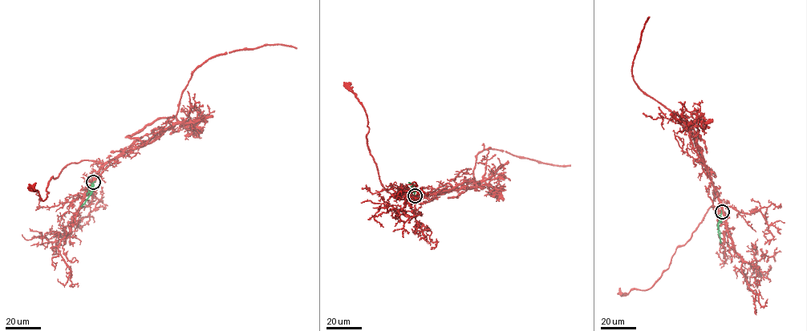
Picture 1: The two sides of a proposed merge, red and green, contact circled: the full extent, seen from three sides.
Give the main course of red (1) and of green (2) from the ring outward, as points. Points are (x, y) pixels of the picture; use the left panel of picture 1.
1: (93, 181), (98, 171), (107, 163), (177, 123), (184, 90), (194, 70), (207, 59), (267, 45), (297, 48)
2: (93, 181), (91, 193), (81, 206)

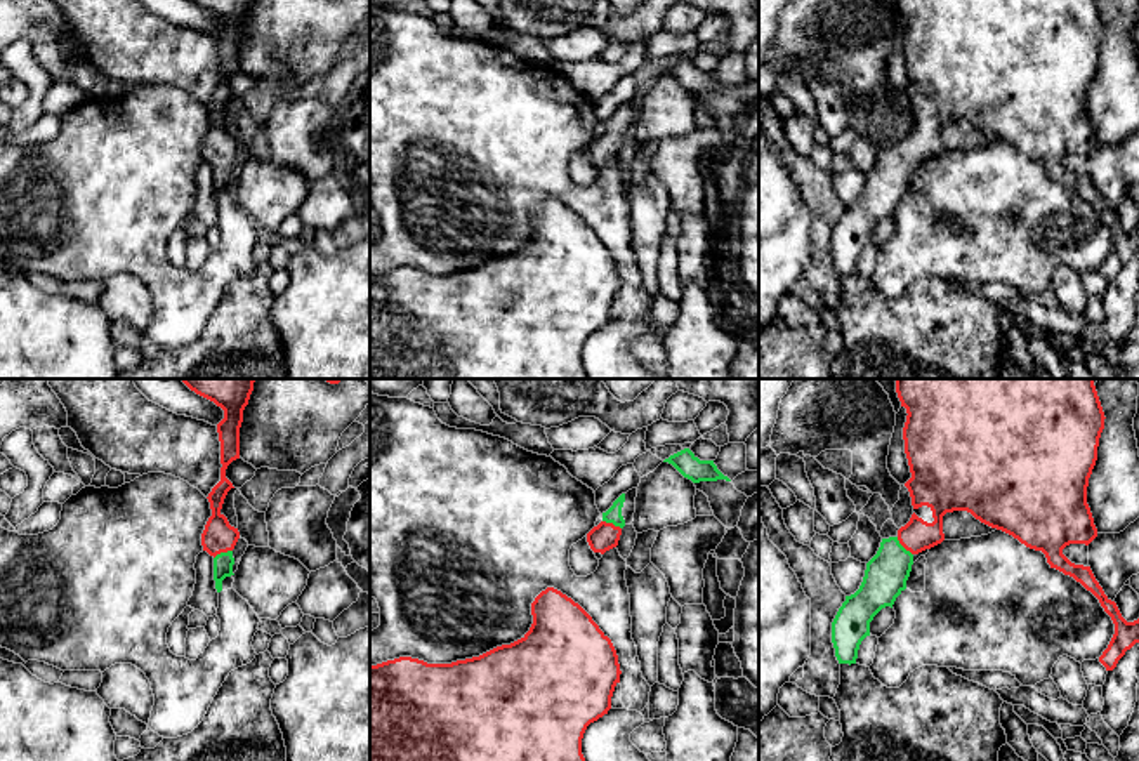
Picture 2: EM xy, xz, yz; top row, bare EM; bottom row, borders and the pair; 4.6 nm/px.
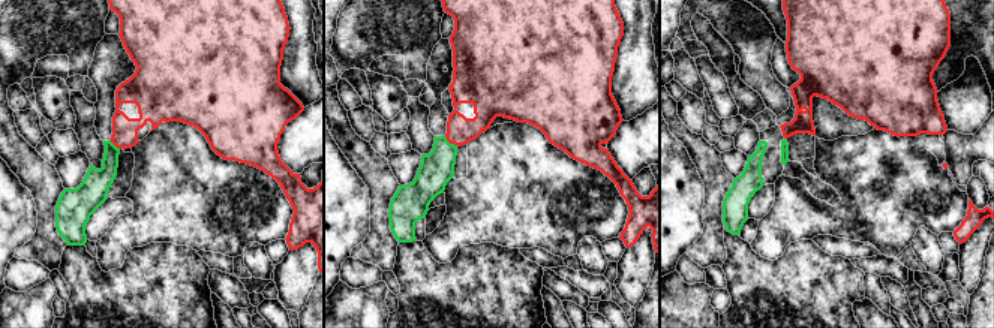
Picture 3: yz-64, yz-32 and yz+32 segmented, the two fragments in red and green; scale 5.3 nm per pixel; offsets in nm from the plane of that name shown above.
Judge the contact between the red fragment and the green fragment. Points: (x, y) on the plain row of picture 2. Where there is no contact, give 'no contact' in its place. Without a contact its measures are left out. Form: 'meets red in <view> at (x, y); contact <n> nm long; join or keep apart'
meets red in yz at (903, 157); contact 120 nm long; join

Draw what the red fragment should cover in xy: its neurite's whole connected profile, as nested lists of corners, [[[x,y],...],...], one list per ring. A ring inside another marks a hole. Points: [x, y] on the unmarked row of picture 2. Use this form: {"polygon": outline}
{"polygon": [[[191,0],[196,5],[214,12],[224,21],[224,30],[217,35],[221,52],[221,92],[208,104],[212,127],[201,144],[201,156],[214,169],[214,191],[217,203],[222,202],[222,191],[233,184],[233,160],[240,149],[238,139],[231,137],[221,123],[224,109],[233,97],[226,89],[227,76],[240,69],[240,38],[243,21],[248,16],[253,0]]]}

